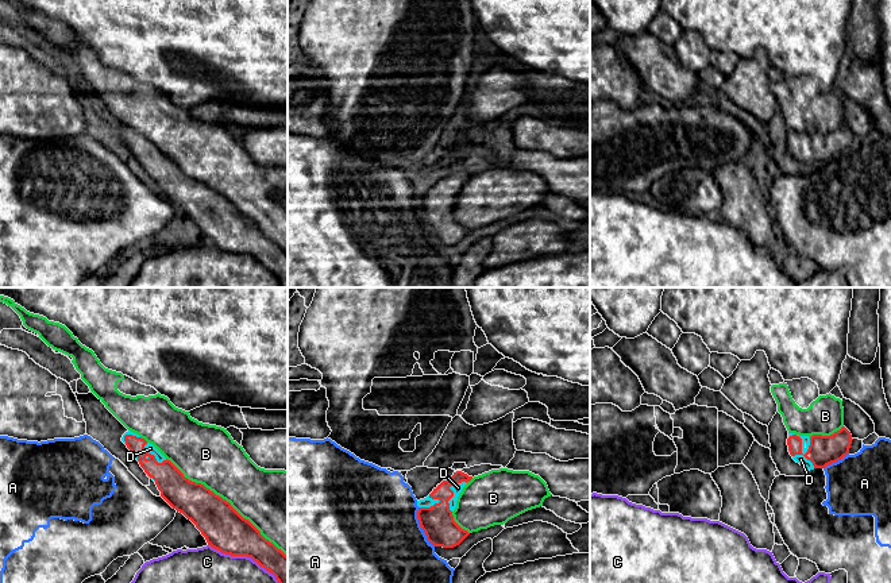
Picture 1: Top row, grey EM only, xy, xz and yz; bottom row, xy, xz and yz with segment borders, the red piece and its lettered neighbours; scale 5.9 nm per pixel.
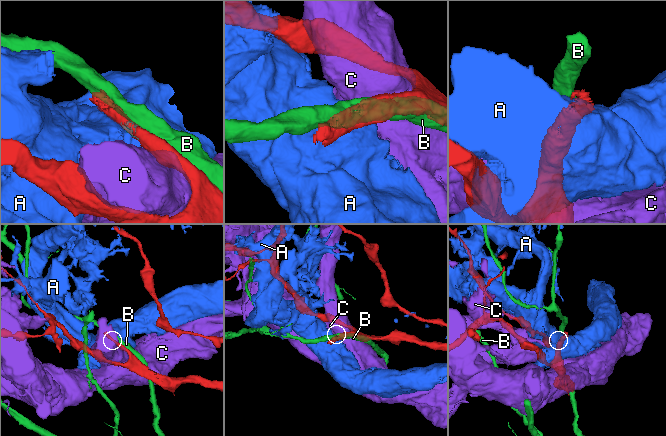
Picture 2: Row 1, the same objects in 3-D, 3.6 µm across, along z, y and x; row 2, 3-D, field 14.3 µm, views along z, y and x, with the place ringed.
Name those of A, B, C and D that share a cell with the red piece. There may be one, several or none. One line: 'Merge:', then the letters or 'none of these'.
Merge: D

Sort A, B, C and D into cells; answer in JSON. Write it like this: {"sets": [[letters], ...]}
{"sets": [["A"], ["B"], ["C"], ["D"]]}

